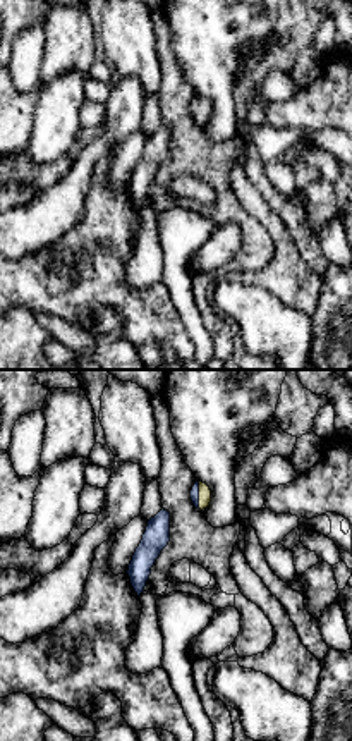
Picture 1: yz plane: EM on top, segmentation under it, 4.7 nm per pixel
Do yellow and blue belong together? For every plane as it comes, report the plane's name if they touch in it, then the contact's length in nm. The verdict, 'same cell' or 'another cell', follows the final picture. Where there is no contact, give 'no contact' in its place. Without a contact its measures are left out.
yz | 130 nm

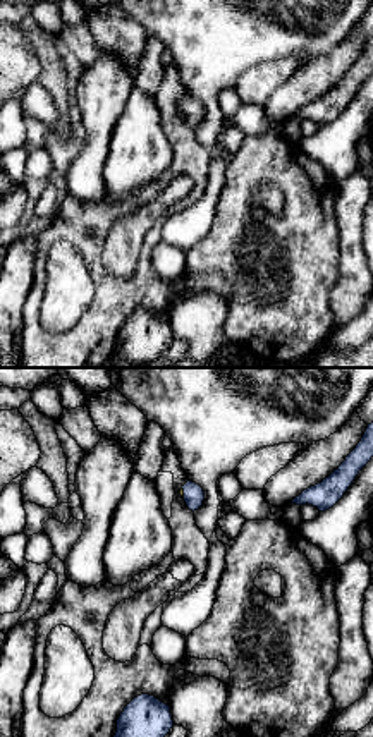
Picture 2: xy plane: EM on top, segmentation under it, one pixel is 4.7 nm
xy | 40 nm

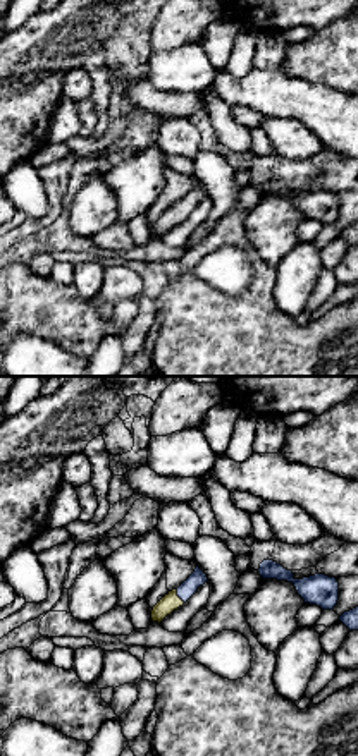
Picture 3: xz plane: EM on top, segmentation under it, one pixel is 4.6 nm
xz | 80 nm

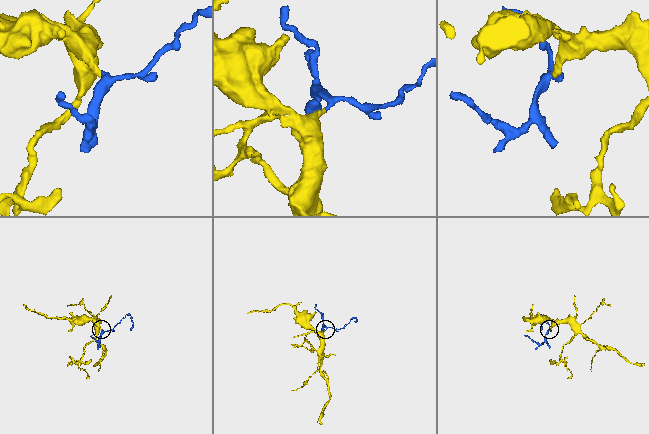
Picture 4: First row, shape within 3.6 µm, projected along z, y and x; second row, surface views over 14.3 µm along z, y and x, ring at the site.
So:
same cell

